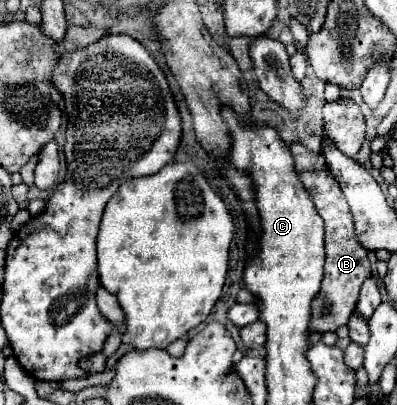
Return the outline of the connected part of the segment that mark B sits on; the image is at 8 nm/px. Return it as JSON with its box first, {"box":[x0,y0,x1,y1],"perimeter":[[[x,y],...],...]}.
{"box":[290,144,372,334],"perimeter":[[[290,144],[290,150],[292,150],[292,156],[294,156],[296,172],[302,180],[302,184],[306,186],[306,190],[310,192],[310,196],[316,204],[316,210],[324,218],[324,228],[326,228],[324,280],[322,280],[320,294],[312,304],[310,330],[312,332],[322,332],[322,334],[324,332],[334,332],[338,326],[348,322],[348,316],[350,316],[352,308],[356,308],[360,286],[372,274],[372,268],[370,268],[366,248],[362,248],[360,242],[356,240],[356,230],[354,230],[354,222],[352,222],[348,202],[344,200],[344,194],[342,194],[338,182],[334,180],[334,176],[328,172],[324,156],[310,152],[302,144]]]}

